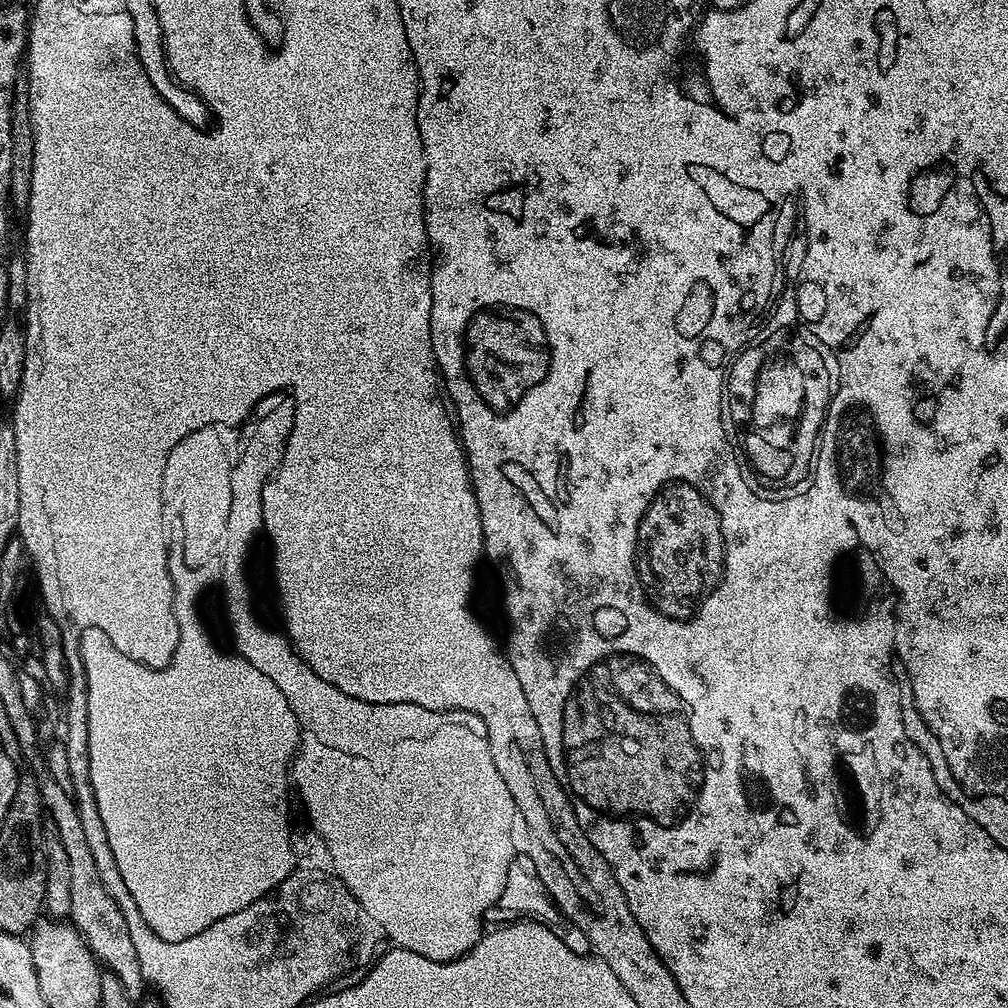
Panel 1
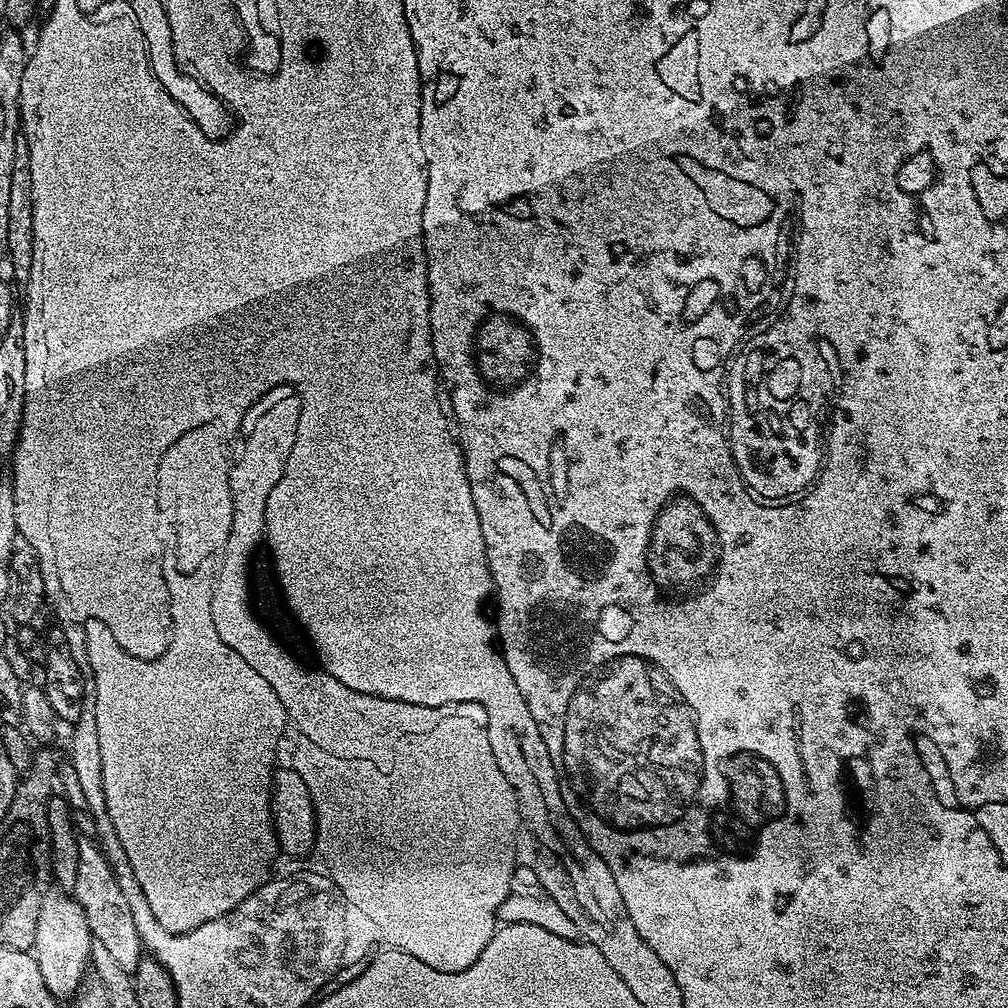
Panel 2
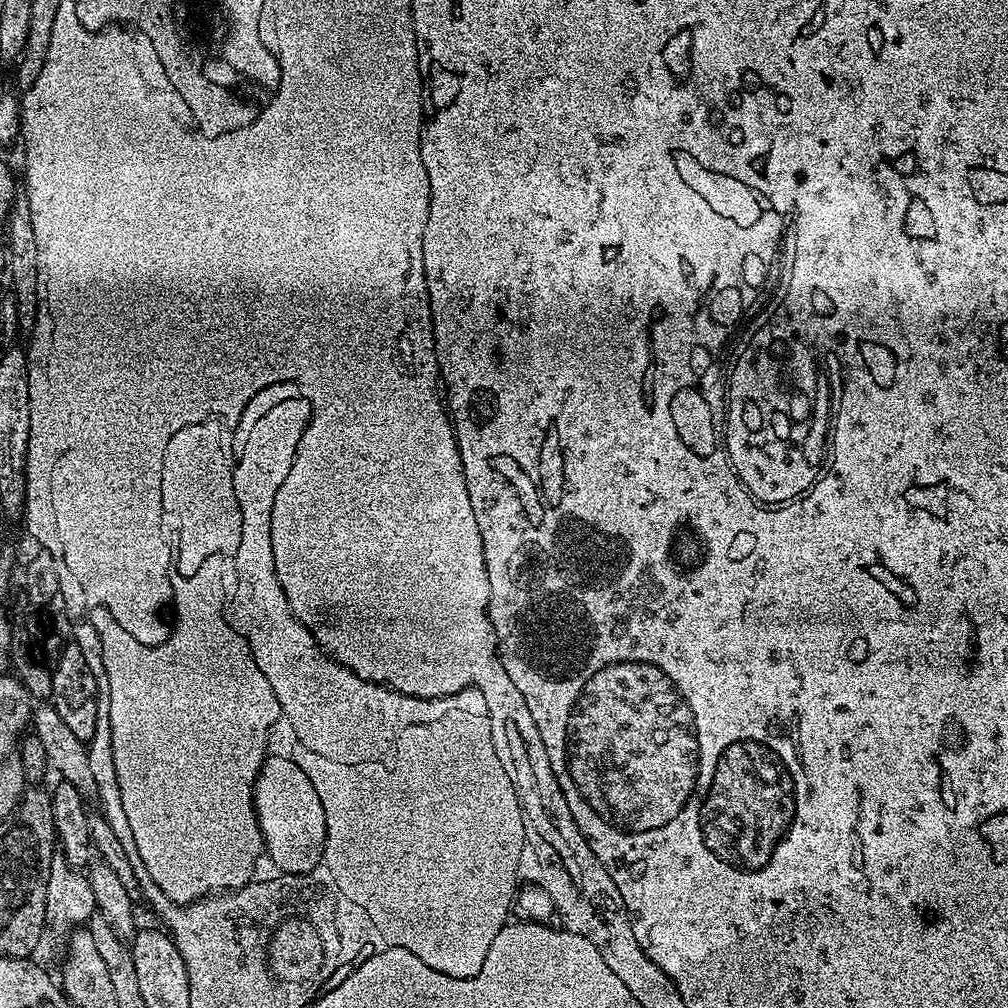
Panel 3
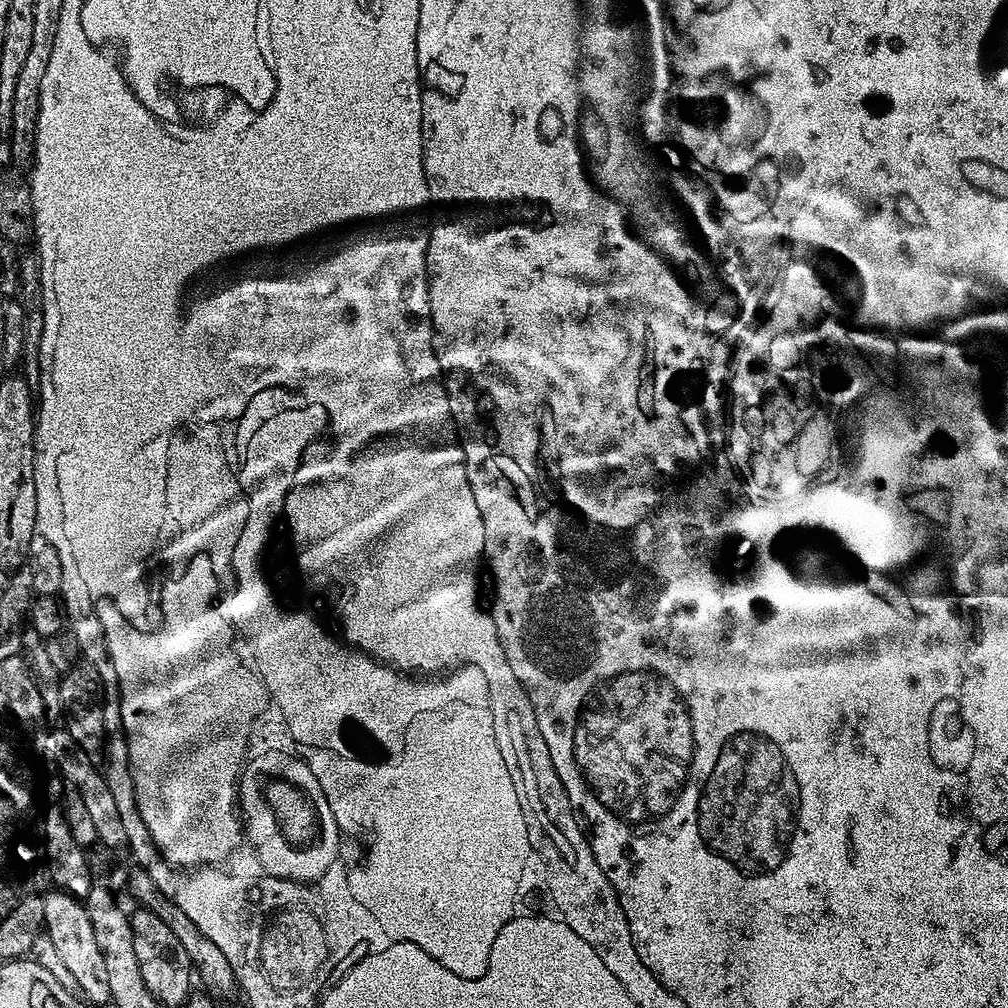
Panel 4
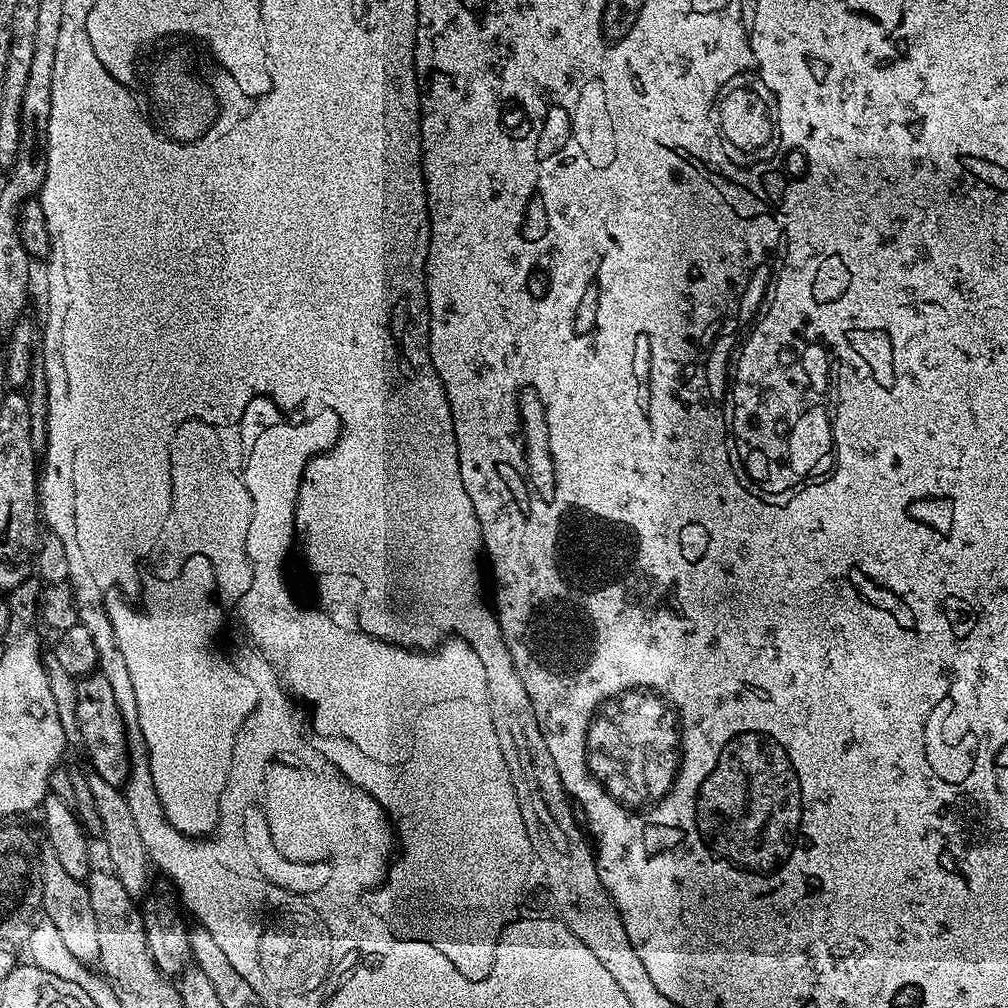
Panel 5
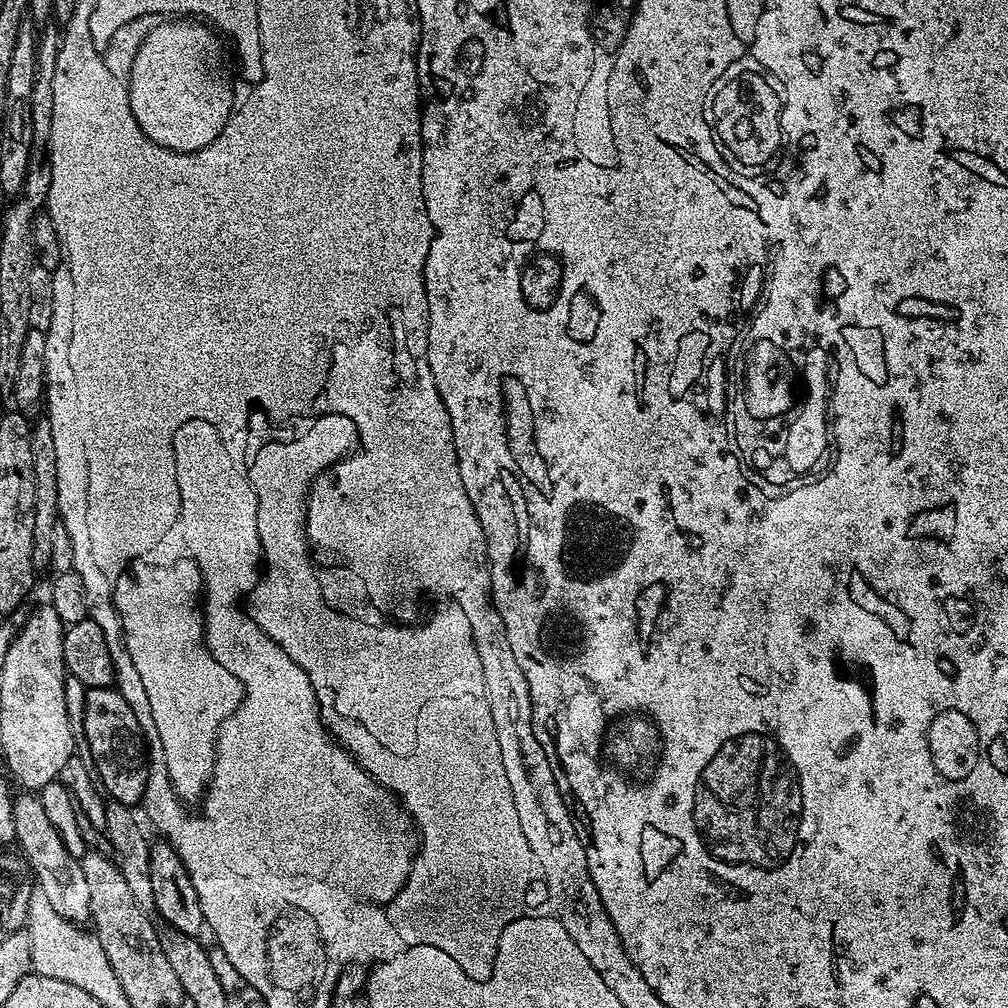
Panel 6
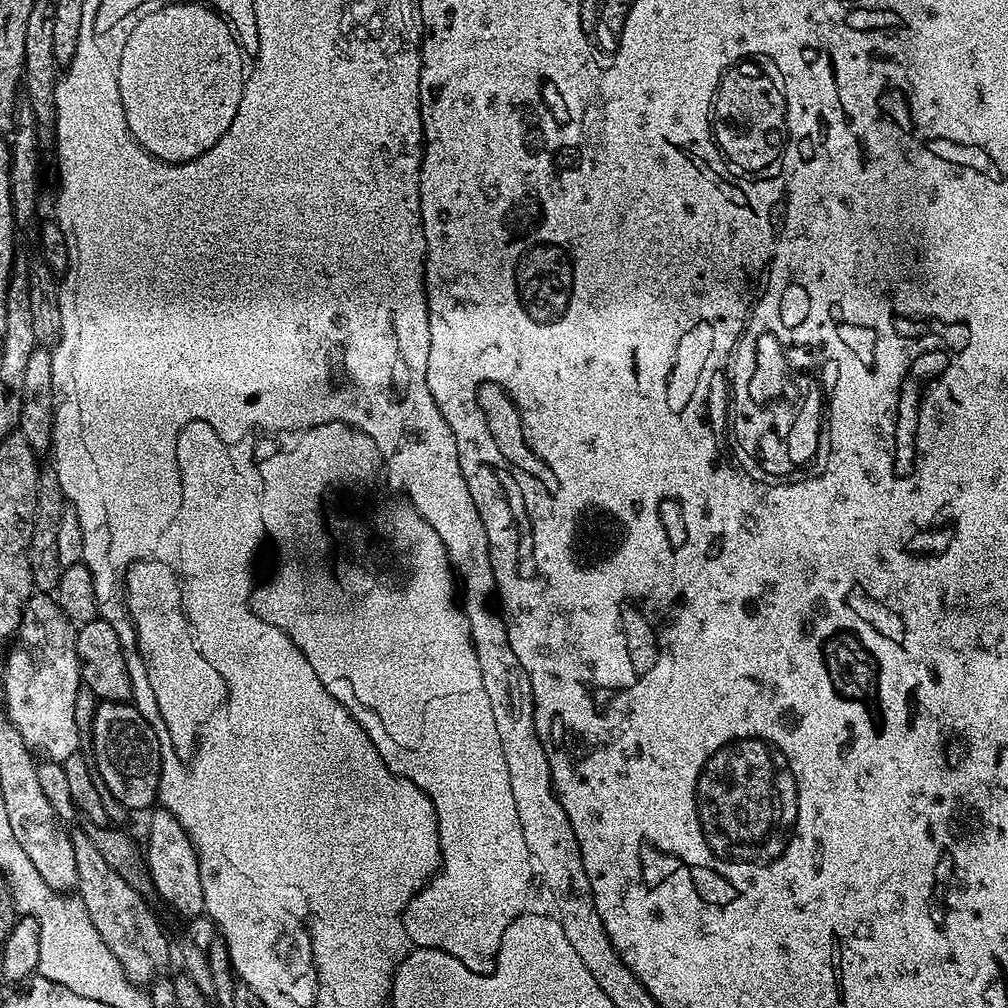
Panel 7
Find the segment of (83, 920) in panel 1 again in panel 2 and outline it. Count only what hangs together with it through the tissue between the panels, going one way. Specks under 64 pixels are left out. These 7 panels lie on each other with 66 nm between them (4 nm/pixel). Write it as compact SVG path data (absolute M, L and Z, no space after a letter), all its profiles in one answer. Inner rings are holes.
M75 813L74 816L77 833L84 835L80 836L78 842L78 878L74 878L74 886L70 892L86 914L93 941L106 946L106 950L124 970L134 973L142 959L142 928L134 922L134 910L130 910L130 902L126 902L126 894L122 894L116 871L103 847L91 835L88 837L84 833L92 834L96 831L96 823L87 821L89 814Z

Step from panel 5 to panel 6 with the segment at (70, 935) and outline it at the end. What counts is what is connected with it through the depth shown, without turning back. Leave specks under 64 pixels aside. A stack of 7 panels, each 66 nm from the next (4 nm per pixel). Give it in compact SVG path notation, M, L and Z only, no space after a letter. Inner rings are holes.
M20 795L12 801L15 843L24 859L28 861L28 867L39 892L46 894L50 906L54 906L54 910L58 910L62 918L77 926L87 925L92 919L90 890L86 883L86 874L82 874L80 860L72 856L70 850L66 850L58 830L54 830L50 818L46 818L46 810L42 810L39 795Z

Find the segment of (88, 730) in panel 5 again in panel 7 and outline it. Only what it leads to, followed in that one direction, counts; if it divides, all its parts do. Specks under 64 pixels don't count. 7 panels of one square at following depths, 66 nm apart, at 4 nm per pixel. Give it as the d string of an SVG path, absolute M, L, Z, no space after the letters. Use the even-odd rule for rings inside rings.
M102 700L97 703L93 718L92 756L96 763L95 775L102 778L106 789L126 809L151 809L157 803L160 794L160 747L158 738L146 722L146 718L132 702L123 700Z

